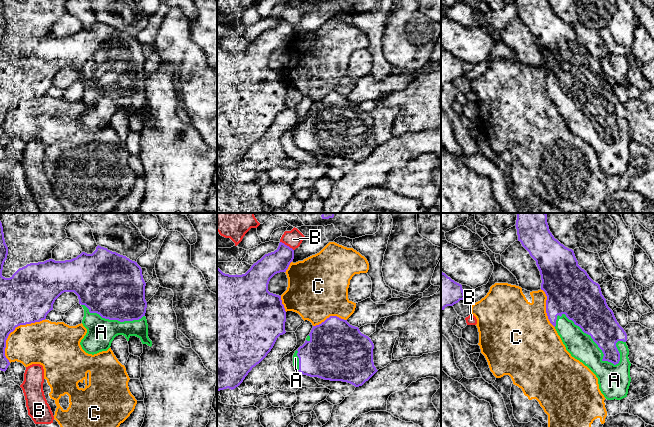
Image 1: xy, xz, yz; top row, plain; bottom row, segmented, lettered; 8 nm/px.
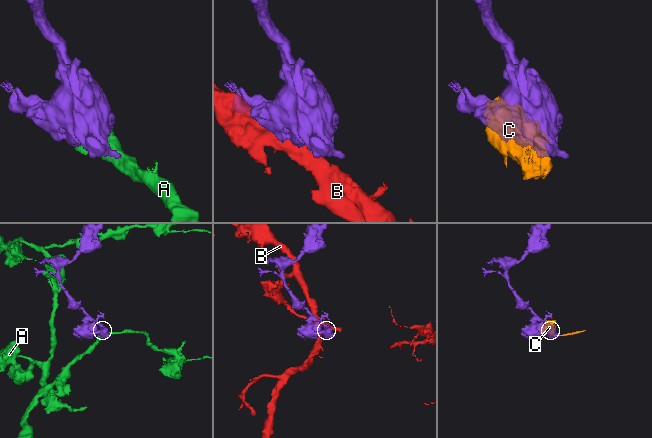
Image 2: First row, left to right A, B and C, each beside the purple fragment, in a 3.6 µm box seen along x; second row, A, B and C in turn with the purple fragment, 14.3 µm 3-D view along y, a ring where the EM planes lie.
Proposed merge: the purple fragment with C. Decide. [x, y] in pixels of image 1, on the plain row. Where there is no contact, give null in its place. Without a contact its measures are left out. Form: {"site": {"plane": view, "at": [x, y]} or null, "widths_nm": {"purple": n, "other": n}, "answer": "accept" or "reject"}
{"site": {"plane": "xy", "at": [13, 106]}, "widths_nm": {"purple": 380, "other": 340}, "answer": "reject"}

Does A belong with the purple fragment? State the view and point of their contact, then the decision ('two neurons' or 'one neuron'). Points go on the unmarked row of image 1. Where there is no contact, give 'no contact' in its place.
yz (592, 114) | one neuron

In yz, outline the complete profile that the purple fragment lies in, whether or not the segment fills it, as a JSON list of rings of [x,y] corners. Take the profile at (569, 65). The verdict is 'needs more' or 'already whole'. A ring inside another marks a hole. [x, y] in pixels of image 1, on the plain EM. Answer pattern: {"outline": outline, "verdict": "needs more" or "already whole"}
{"outline": [[[516,0],[518,17],[536,37],[541,51],[541,66],[547,72],[546,89],[555,103],[566,126],[572,133],[587,142],[598,154],[599,165],[607,176],[621,176],[627,173],[631,158],[627,110],[617,98],[613,87],[602,71],[600,61],[594,58],[587,48],[578,41],[574,27],[554,14],[548,0]]], "verdict": "needs more"}

